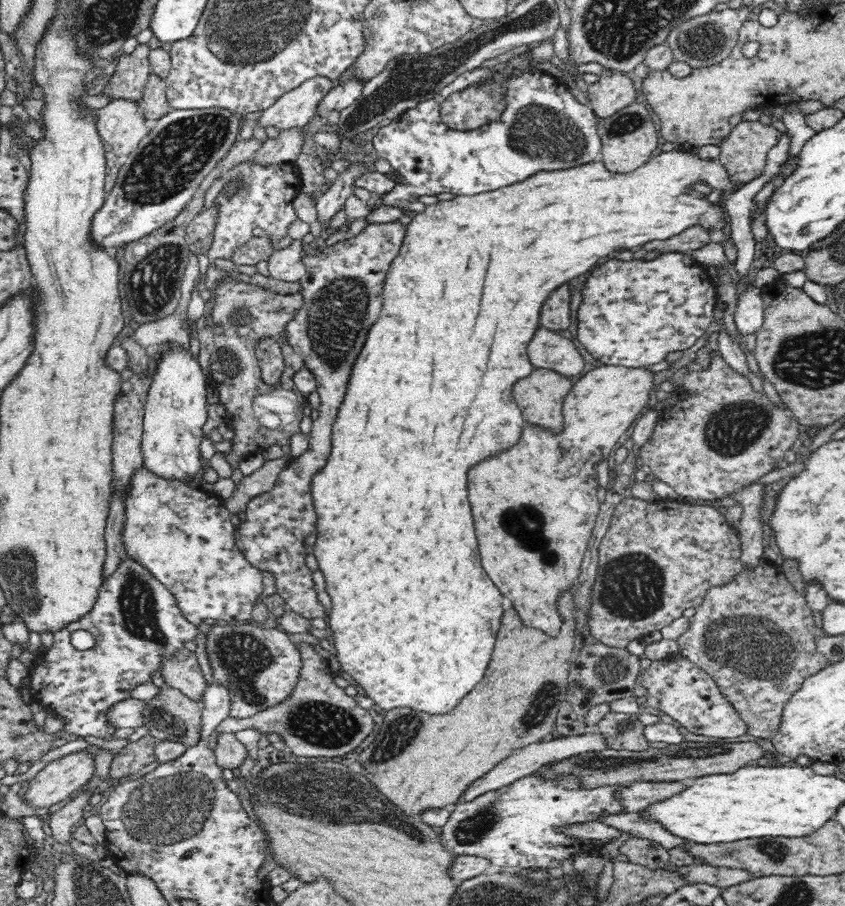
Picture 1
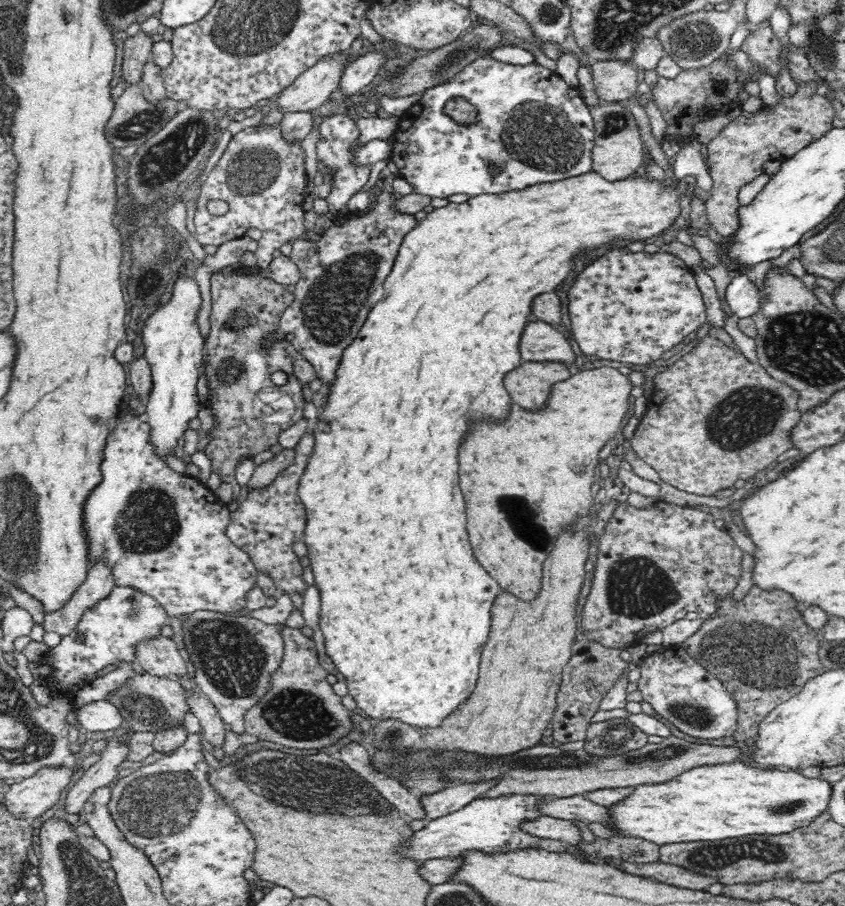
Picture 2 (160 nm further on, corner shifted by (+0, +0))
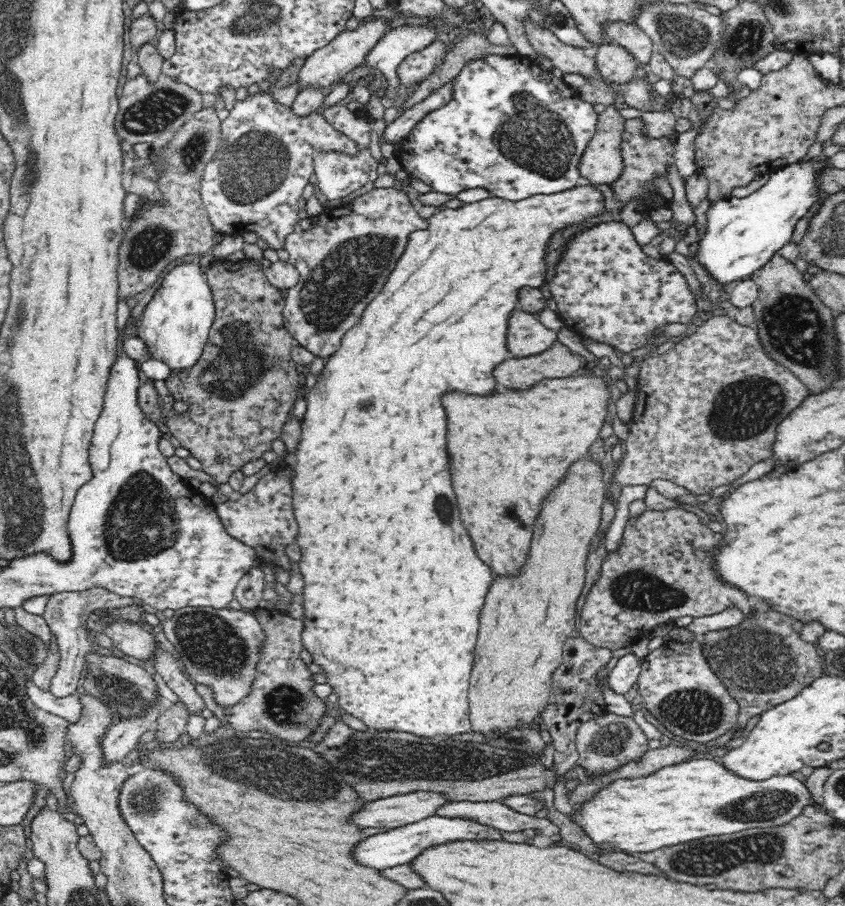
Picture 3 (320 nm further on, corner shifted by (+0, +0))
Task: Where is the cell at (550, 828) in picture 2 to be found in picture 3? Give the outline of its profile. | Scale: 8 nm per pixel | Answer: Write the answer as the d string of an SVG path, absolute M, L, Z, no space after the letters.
M449 801L436 808L436 814L444 818L462 818L476 821L482 825L494 827L506 832L518 832L526 828L534 828L537 834L546 834L554 839L558 837L560 829L550 819L516 812L500 801L471 802Z

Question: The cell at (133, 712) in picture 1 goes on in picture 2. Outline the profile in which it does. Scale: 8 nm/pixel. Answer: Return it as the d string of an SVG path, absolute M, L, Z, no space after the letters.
M105 700L90 702L80 708L73 706L72 712L76 713L75 722L92 733L114 731L123 720L118 708Z

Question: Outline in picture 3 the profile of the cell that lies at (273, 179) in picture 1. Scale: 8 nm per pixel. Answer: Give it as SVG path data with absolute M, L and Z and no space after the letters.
M272 88L248 93L243 100L235 98L228 116L221 121L220 146L205 166L200 193L216 232L224 235L255 232L270 245L270 249L277 251L285 246L284 238L297 230L294 227L299 222L300 198L314 173L313 157L330 151L353 157L359 148L349 136L336 130L322 113L314 110L306 116L298 116L292 110L292 104L288 106L275 100Z

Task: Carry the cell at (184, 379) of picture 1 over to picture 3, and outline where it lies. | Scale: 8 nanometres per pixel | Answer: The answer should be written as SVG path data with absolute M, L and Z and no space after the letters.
M200 262L180 264L167 272L143 313L137 334L148 345L151 357L166 362L171 370L190 368L196 364L216 314L212 289Z

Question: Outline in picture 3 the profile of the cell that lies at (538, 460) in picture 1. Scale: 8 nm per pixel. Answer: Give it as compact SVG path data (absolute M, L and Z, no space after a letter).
M582 375L578 377L560 377L557 379L544 378L538 380L538 384L534 384L528 390L504 390L504 392L492 392L490 396L474 396L474 394L464 394L464 392L446 392L442 396L442 404L448 416L448 434L446 434L446 446L448 446L448 456L450 456L450 474L452 474L452 486L456 490L456 498L458 498L458 506L460 506L460 516L464 526L468 528L472 540L474 540L474 548L478 552L478 556L492 568L492 572L496 574L518 574L520 566L524 564L526 556L528 556L528 548L530 548L530 540L532 540L532 528L534 528L534 520L540 512L540 502L542 498L556 486L560 484L560 480L564 478L568 466L578 460L584 458L588 454L590 444L598 438L600 427L606 420L606 412L608 412L608 383L600 376Z

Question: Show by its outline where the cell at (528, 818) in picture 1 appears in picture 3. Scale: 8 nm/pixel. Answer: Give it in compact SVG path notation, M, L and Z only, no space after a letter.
M432 815L410 824L404 824L404 826L368 836L368 838L360 840L360 844L356 844L356 848L352 848L350 855L358 864L381 871L384 868L406 864L410 860L414 860L424 848L436 846L436 844L444 844L445 842L452 842L452 840L484 840L484 838L486 840L499 840L498 829L462 818L444 818Z

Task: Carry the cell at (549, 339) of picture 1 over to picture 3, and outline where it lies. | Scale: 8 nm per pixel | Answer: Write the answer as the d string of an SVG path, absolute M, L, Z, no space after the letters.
M516 309L510 313L506 328L506 348L514 357L540 354L552 346L556 331L546 328L535 316Z

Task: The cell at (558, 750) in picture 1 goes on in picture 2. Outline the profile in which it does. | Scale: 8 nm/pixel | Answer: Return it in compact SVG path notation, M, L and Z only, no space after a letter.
M494 781L452 784L442 788L442 790L432 792L432 795L422 795L419 802L424 809L424 817L428 820L434 820L462 809L472 800L485 794L484 792L488 788L492 788L492 784L494 784Z

